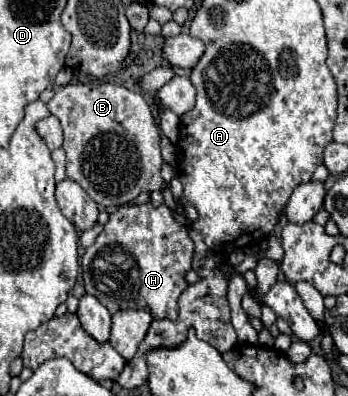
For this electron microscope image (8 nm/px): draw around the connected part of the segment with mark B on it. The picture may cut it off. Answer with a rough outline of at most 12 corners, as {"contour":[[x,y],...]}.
{"contour":[[69,83],[47,107],[97,205],[169,189],[141,93]]}

